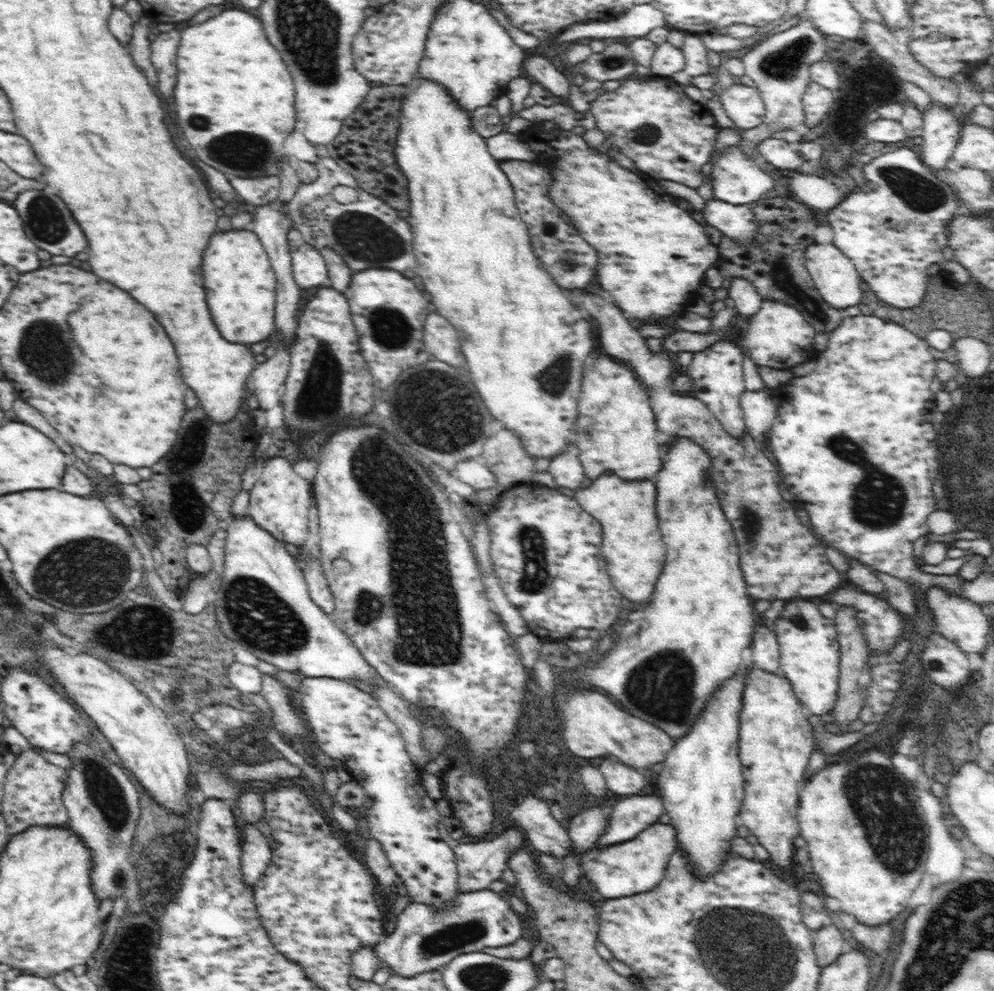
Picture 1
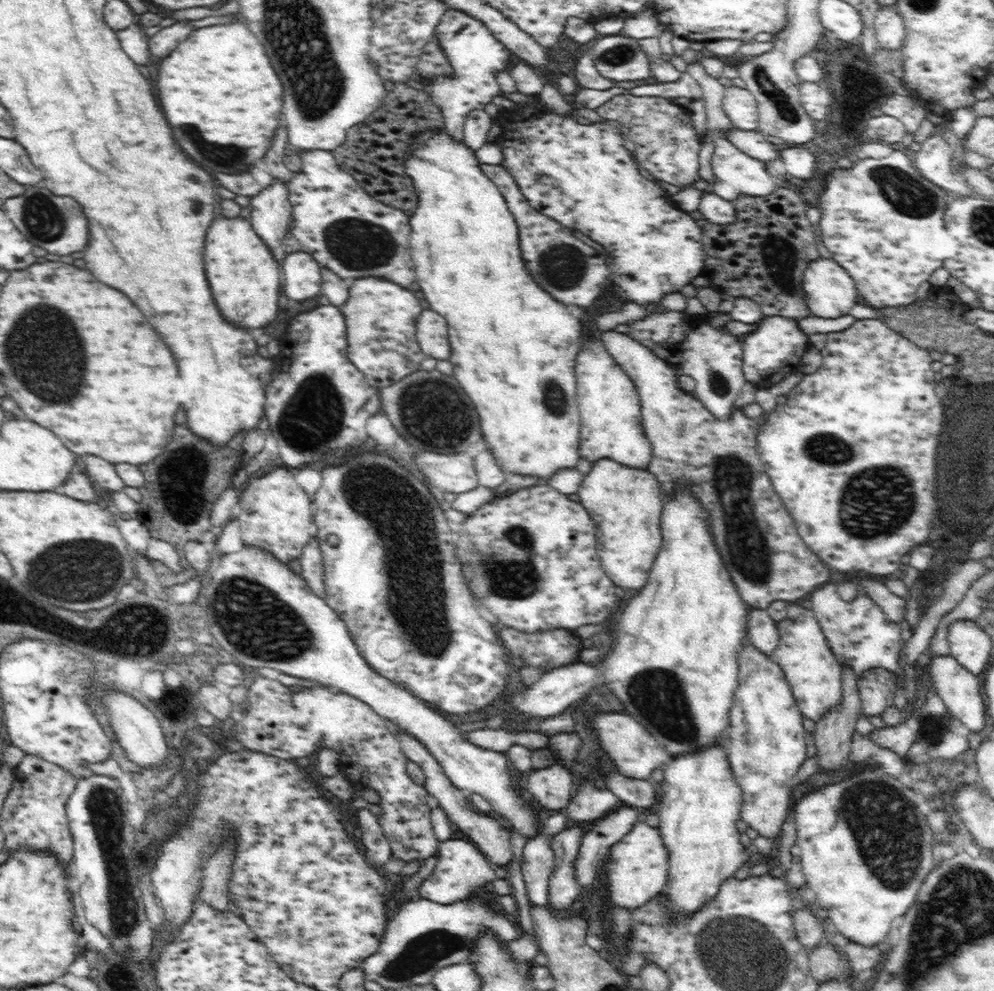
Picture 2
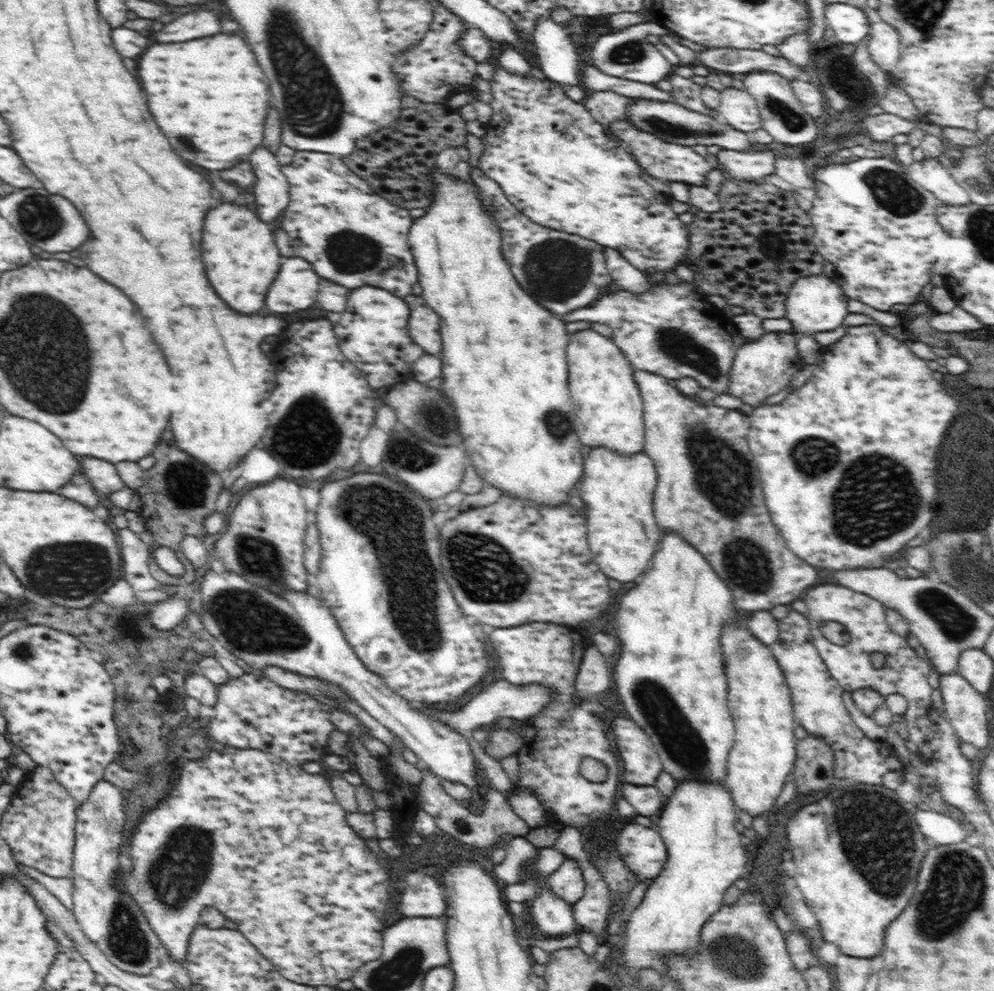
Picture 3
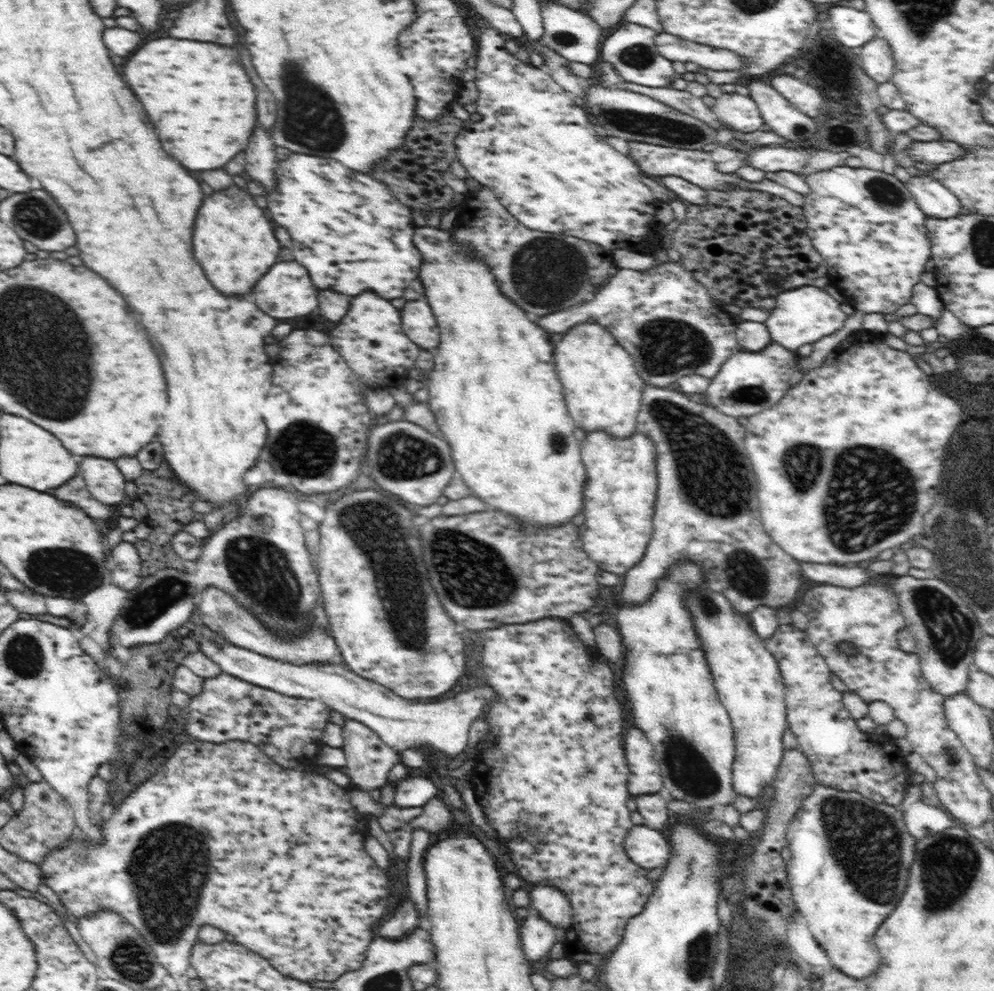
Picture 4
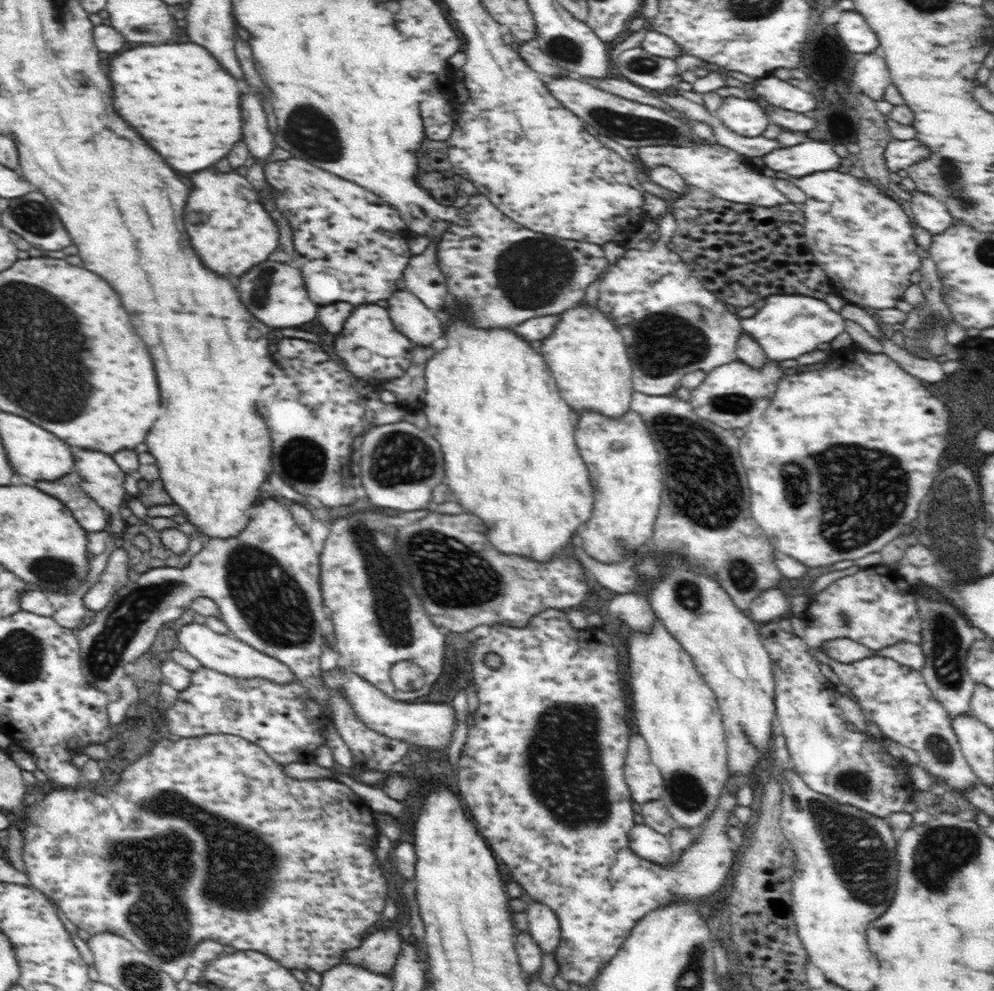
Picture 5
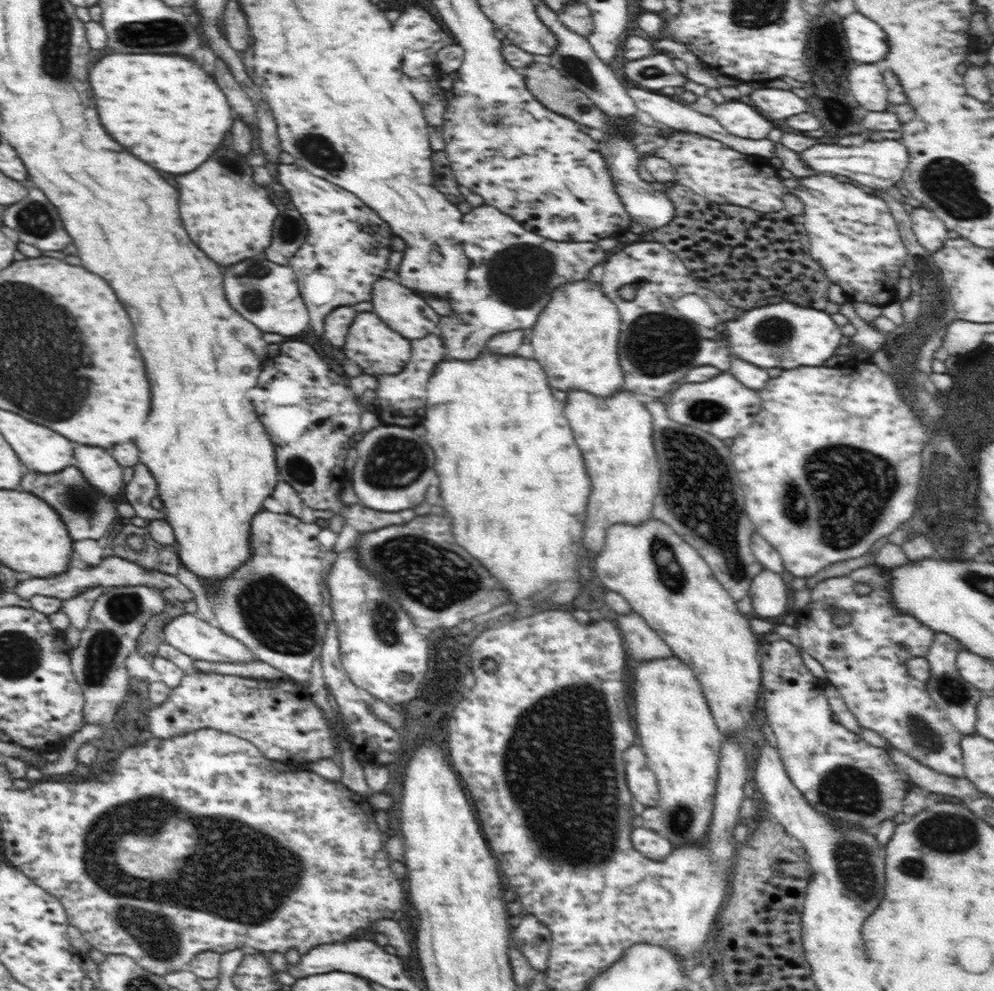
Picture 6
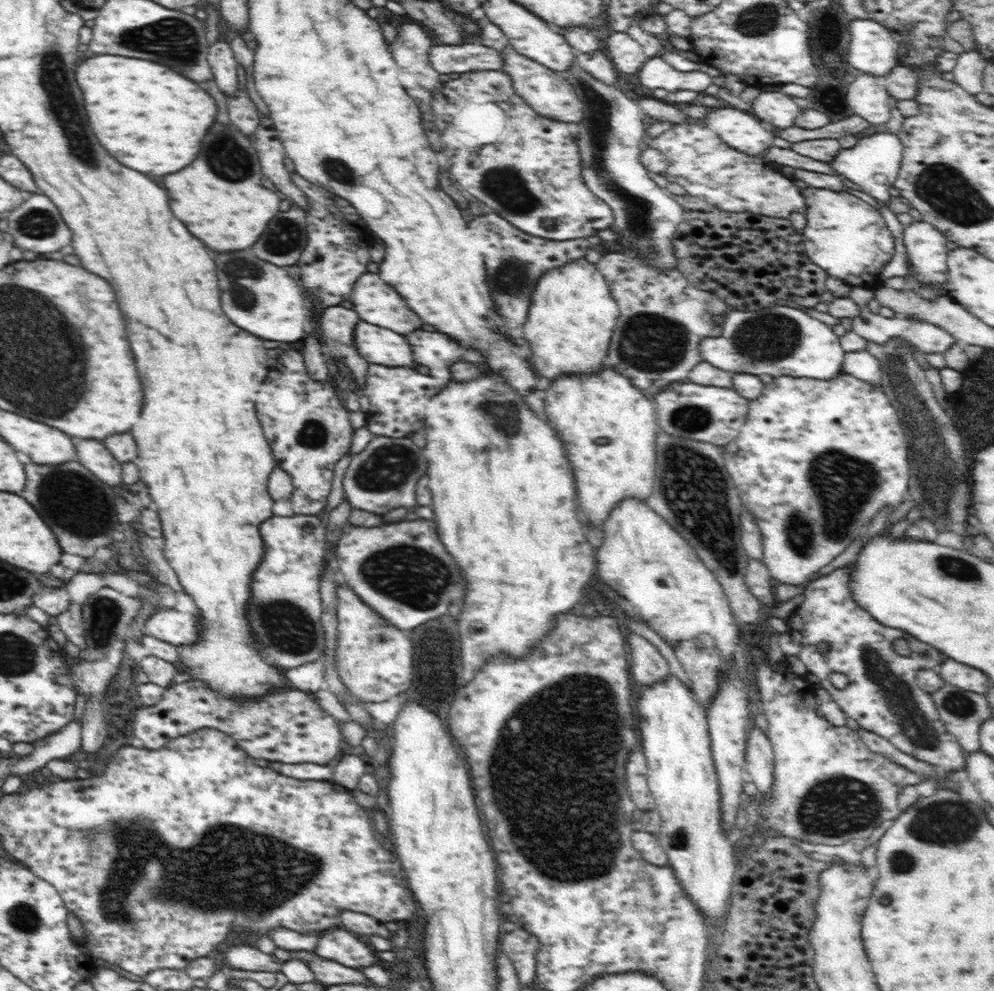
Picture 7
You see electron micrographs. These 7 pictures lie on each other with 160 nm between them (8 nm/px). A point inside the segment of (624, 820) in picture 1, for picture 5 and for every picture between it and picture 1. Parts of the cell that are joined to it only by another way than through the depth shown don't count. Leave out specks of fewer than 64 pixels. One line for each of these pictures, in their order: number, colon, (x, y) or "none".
2: (608, 830)
3: (567, 882)
4: (551, 904)
5: (543, 926)

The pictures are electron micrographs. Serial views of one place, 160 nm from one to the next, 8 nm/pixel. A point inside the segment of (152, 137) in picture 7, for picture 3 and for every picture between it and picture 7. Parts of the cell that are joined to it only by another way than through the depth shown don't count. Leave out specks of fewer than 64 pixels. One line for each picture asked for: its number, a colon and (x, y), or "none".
3: (209, 95)
4: (197, 94)
5: (186, 106)
6: (165, 109)

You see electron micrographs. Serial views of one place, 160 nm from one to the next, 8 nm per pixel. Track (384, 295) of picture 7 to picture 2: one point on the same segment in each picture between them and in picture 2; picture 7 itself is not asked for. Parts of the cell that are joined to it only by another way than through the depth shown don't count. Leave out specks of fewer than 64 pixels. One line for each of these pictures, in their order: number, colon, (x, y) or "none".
2: (432, 332)
3: (423, 324)
4: (418, 322)
5: (421, 324)
6: (403, 311)

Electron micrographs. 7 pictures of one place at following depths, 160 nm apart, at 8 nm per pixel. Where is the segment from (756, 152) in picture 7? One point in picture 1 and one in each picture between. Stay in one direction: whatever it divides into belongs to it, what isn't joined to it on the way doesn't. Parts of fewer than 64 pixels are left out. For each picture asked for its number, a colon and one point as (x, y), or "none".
1: (744, 106)
2: (740, 105)
3: (738, 109)
4: (741, 113)
5: (745, 117)
6: (737, 117)

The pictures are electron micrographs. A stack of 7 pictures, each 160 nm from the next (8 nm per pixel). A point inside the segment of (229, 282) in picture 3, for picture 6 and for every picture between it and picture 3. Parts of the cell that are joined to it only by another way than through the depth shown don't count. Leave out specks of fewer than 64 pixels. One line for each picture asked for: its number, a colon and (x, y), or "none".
4: (235, 244)
5: (239, 233)
6: (226, 214)

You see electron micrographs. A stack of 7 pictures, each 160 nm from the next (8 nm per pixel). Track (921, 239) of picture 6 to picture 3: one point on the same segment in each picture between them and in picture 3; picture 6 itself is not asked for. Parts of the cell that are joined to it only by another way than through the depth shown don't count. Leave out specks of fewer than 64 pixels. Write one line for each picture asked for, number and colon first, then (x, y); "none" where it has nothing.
3: (929, 173)
4: (934, 200)
5: (929, 212)

